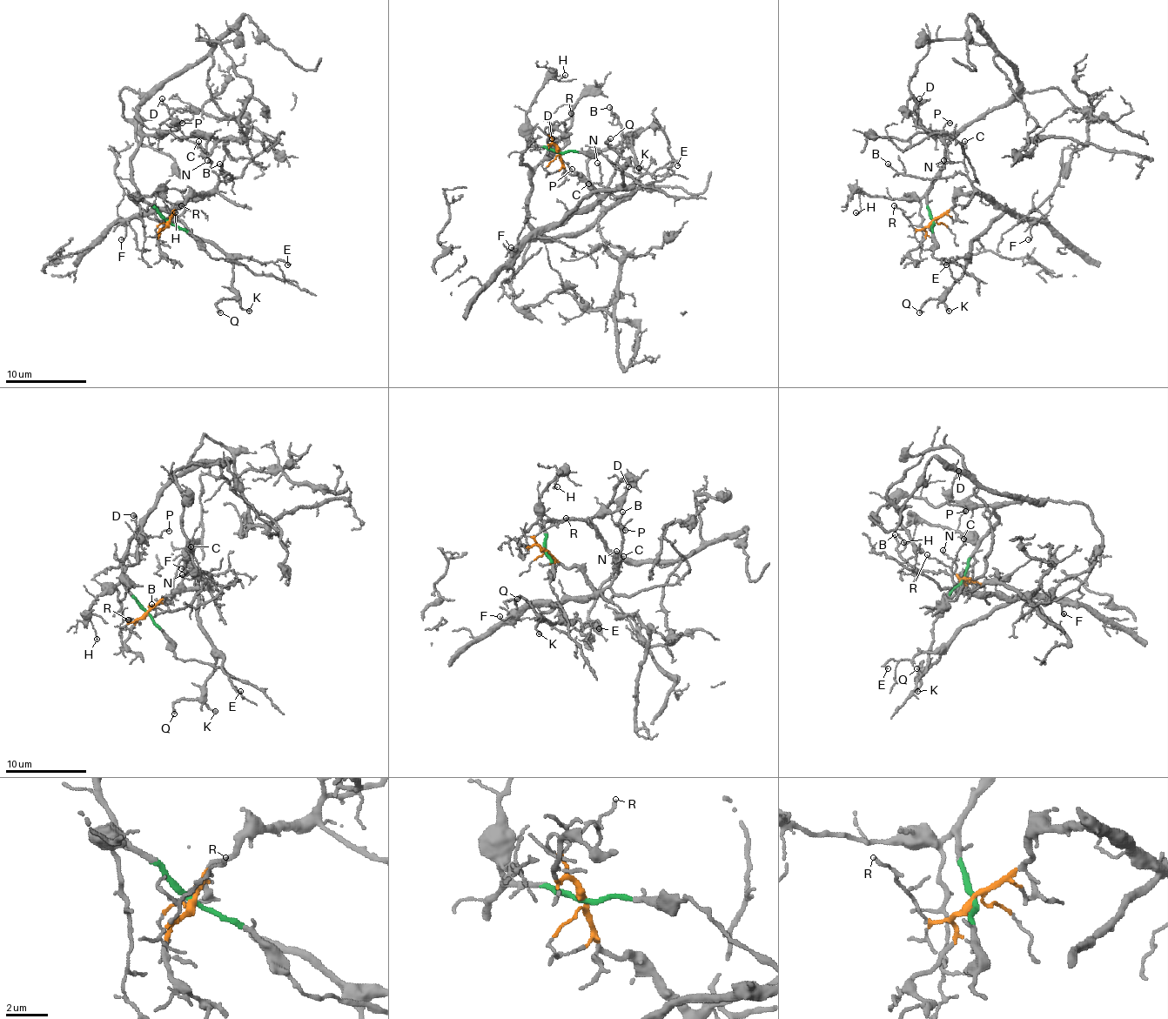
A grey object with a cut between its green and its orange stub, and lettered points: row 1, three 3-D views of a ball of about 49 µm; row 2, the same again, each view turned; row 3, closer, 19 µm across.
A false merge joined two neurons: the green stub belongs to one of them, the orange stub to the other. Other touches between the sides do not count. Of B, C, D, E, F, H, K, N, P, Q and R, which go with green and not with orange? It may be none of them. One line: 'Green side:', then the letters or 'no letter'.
Green side: D, H, P

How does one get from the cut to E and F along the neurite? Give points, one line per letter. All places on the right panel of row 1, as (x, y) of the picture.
E: (932, 222), (955, 205), (958, 195), (976, 193), (1003, 211), (967, 254), (955, 262), (943, 260), (946, 264)
F: (932, 222), (955, 205), (958, 195), (979, 193), (999, 207), (1019, 213), (1030, 224), (1031, 237), (1028, 240)

